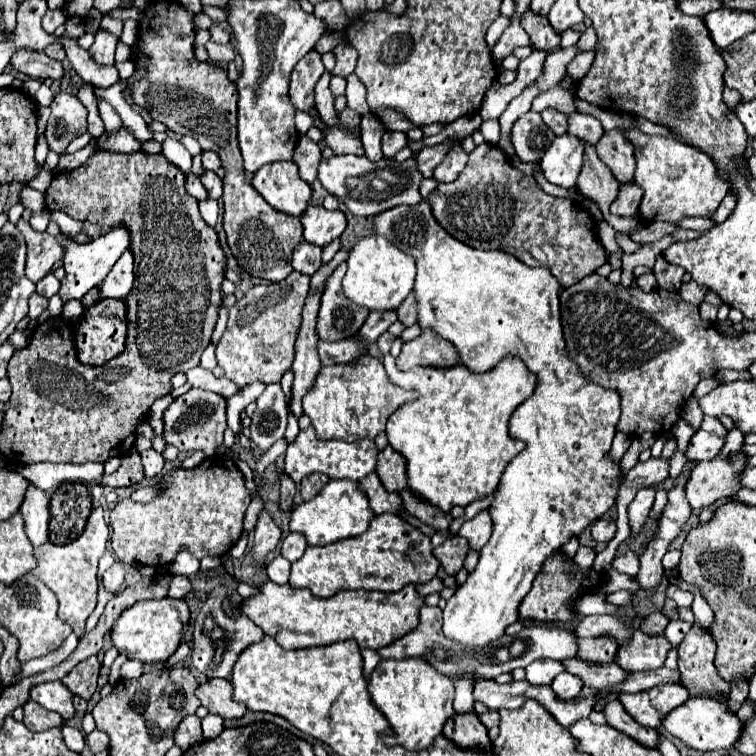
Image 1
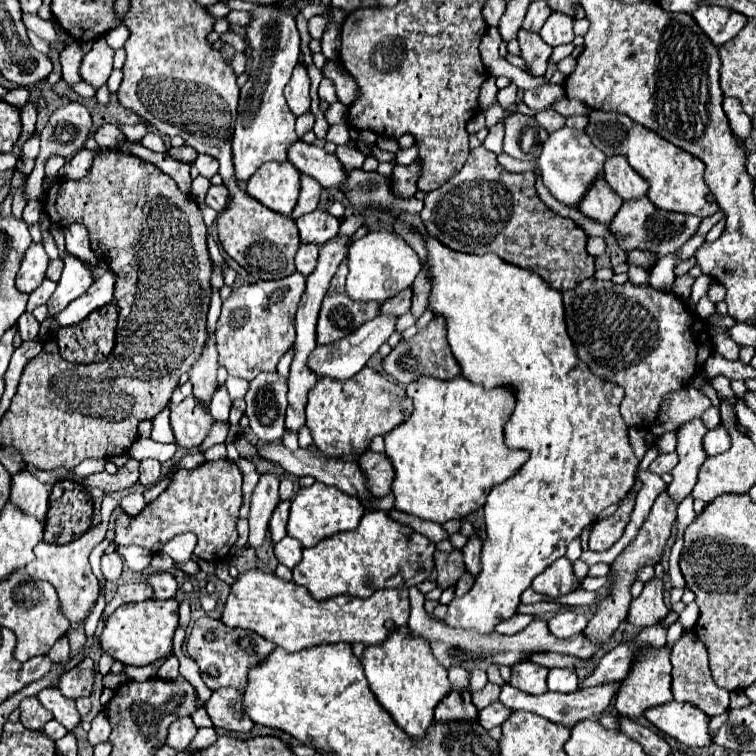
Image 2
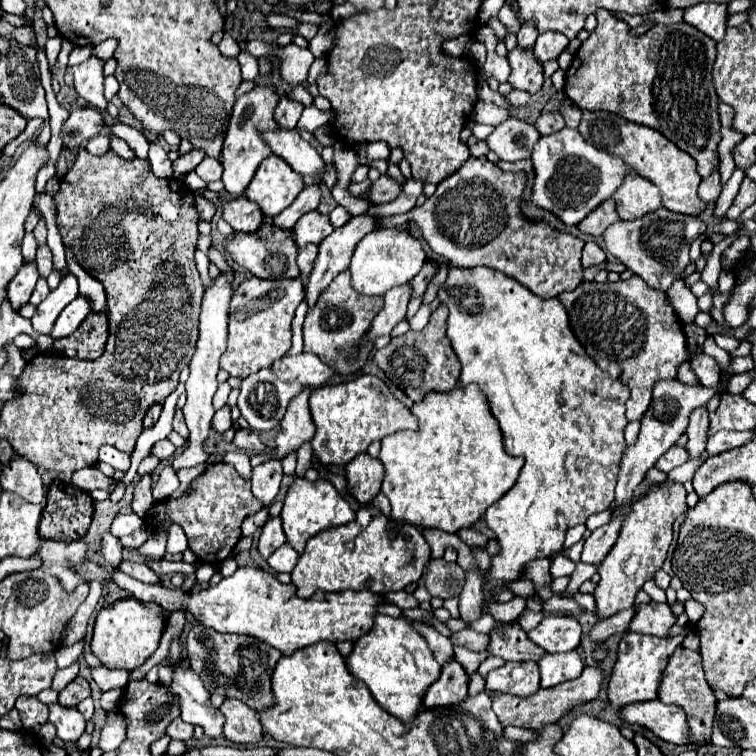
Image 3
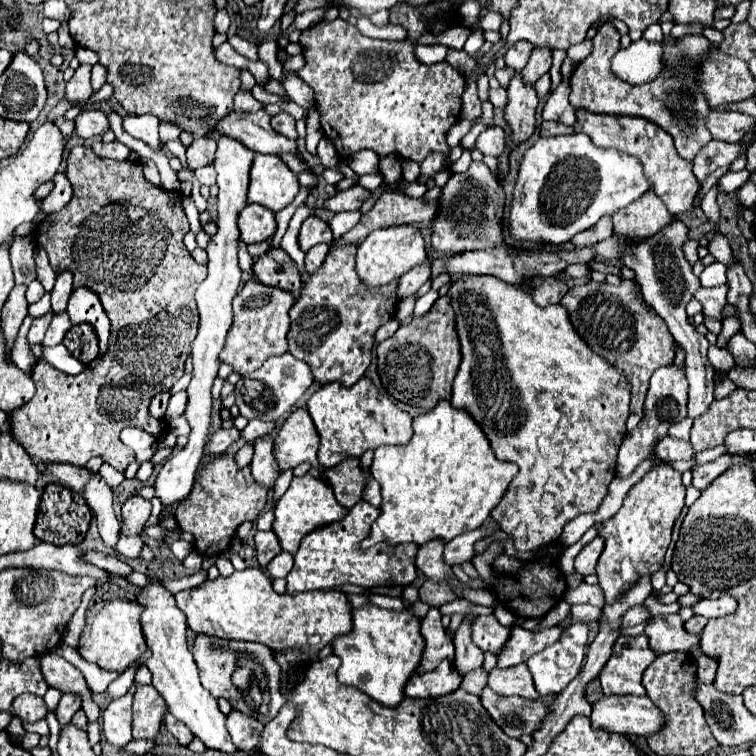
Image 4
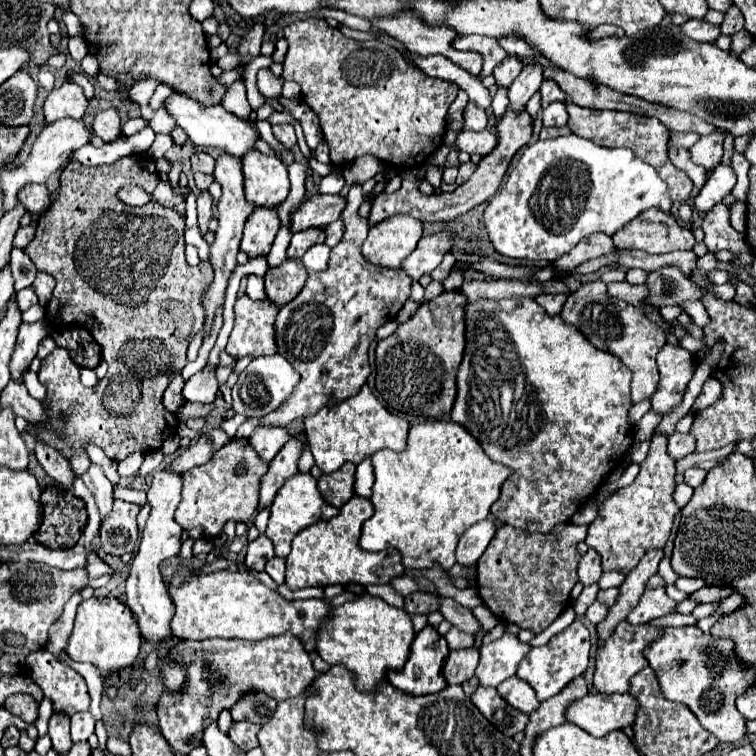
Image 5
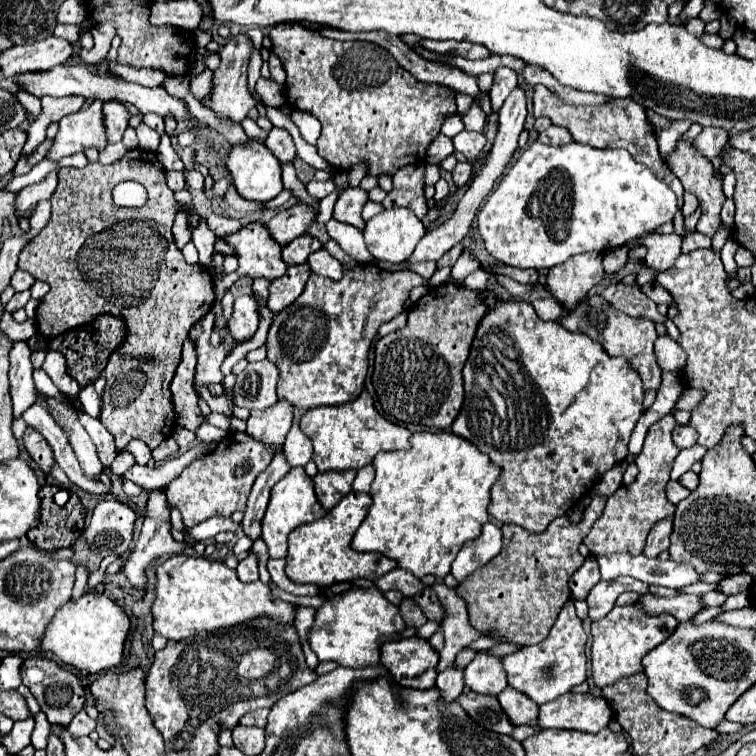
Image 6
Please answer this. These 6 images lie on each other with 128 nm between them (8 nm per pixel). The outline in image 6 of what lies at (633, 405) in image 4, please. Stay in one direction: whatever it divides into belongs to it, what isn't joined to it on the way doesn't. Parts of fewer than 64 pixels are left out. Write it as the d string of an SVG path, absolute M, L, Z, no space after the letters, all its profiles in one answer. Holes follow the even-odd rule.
M592 294L592 296L584 296L584 300L580 300L580 304L576 306L576 312L568 312L560 318L560 324L566 330L572 332L582 332L588 334L594 342L598 342L610 356L624 356L628 360L628 364L640 374L644 390L660 390L662 384L662 370L656 364L656 356L654 356L654 342L658 338L656 334L656 324L644 318L632 318L620 310L616 310L612 304L608 304L600 294Z

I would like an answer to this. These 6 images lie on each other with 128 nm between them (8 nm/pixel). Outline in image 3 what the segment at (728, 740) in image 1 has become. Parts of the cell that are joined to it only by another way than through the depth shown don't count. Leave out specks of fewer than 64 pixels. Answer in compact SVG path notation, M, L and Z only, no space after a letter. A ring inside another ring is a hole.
M660 700L630 704L620 710L620 716L628 724L640 724L650 728L658 738L672 744L690 744L688 740L688 718L684 710L674 704L664 704Z

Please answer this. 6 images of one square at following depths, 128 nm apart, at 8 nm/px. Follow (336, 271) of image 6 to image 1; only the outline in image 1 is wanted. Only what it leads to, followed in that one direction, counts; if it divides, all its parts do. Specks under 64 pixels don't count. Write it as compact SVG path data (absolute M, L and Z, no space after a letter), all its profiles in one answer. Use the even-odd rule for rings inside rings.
M300 242L292 254L292 266L296 272L312 276L322 266L322 248L308 242Z

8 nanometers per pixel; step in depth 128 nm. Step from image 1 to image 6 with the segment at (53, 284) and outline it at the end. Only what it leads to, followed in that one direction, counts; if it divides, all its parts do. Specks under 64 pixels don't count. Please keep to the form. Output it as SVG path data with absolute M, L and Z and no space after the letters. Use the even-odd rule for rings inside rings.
M24 290L24 292L16 292L16 294L12 296L12 300L8 302L8 306L6 306L6 310L8 310L10 314L14 314L16 310L20 310L20 308L24 308L24 306L28 304L28 300L30 300L30 290Z

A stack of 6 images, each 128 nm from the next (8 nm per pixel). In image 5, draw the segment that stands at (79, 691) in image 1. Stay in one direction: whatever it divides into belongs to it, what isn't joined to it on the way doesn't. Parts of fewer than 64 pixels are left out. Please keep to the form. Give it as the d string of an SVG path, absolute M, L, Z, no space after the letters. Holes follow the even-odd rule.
M54 712L52 714L52 720L50 720L50 738L52 738L52 748L60 754L66 754L72 746L72 740L70 740L70 718L68 716L60 716L60 712Z

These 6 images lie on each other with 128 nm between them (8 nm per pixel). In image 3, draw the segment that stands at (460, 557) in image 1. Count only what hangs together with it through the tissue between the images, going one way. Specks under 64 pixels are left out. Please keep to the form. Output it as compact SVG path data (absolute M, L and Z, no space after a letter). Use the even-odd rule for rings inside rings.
M432 558L426 570L426 588L432 596L442 600L452 598L462 592L464 586L464 568L456 562L446 562L442 558Z

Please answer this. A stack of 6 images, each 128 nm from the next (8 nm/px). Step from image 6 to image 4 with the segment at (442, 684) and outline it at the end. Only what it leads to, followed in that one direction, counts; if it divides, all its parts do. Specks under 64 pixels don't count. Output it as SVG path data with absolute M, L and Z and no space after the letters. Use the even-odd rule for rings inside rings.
M466 614L460 628L456 630L456 640L454 640L456 658L454 658L454 662L462 674L468 674L470 670L480 668L482 660L484 660L484 652L472 644L470 628L472 628L474 618L476 618L476 614Z

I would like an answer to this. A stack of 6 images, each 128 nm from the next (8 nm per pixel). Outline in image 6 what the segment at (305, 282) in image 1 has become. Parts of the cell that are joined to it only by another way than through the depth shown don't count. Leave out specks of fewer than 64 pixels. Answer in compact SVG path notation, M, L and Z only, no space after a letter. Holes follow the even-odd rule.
M250 296L234 300L234 312L230 320L230 332L238 342L248 342L258 330L258 308Z

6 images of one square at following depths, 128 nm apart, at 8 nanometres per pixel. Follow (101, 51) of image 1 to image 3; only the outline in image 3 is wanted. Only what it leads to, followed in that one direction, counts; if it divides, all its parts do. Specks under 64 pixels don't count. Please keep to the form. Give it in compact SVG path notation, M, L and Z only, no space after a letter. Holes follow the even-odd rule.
M90 56L86 62L78 66L66 68L70 74L74 74L74 86L76 92L94 104L100 110L106 110L106 98L104 98L104 60L98 56Z

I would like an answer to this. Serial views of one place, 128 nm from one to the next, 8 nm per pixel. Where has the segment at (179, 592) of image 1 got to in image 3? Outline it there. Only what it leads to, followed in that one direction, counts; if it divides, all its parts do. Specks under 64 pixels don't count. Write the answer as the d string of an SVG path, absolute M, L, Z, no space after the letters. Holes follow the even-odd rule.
M120 562L118 568L120 568L122 572L126 572L128 576L132 576L132 578L136 578L136 580L140 580L140 582L146 582L146 584L158 584L158 582L162 582L160 576L158 576L154 570L150 570L146 564Z

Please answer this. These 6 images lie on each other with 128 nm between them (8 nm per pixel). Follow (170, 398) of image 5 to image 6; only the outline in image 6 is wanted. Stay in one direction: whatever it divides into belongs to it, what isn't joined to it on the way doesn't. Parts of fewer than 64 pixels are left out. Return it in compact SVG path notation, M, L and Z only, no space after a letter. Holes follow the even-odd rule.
M186 340L184 350L182 350L182 362L170 384L170 392L172 392L172 402L174 402L176 416L178 416L178 424L192 432L202 424L202 416L200 416L202 412L198 408L198 394L192 386L194 368L196 368L194 344Z

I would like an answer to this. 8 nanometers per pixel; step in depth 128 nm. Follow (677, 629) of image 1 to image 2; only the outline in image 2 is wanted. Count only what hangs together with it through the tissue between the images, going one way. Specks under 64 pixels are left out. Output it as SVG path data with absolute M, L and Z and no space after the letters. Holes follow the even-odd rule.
M692 602L692 604L688 604L688 606L684 608L684 612L678 616L678 622L682 624L684 630L692 630L694 624L696 624L696 620L698 620L698 606Z

